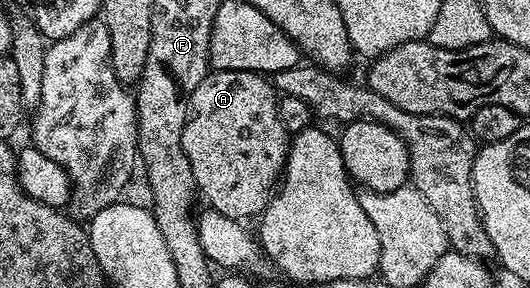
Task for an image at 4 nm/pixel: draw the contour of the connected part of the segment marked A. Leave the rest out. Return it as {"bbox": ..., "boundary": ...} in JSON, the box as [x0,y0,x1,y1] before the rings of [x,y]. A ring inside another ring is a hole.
{"bbox":[183,70,291,221],"boundary":[[[210,70],[203,81],[199,81],[199,89],[195,89],[195,93],[191,93],[189,98],[189,112],[187,113],[187,121],[183,125],[183,153],[187,153],[187,161],[191,161],[191,173],[197,182],[197,190],[200,198],[205,198],[212,210],[223,213],[223,217],[231,217],[232,219],[240,219],[249,221],[249,218],[260,216],[266,205],[275,194],[275,188],[278,186],[279,180],[282,178],[285,170],[285,158],[289,156],[289,145],[291,136],[285,130],[283,121],[279,119],[279,109],[277,101],[279,95],[275,90],[272,82],[266,76],[259,75],[255,71],[214,71]]]}

